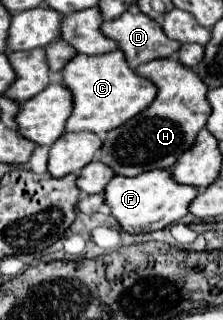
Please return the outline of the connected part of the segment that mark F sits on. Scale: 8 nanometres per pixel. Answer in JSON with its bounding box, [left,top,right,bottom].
[104,171,198,233]

